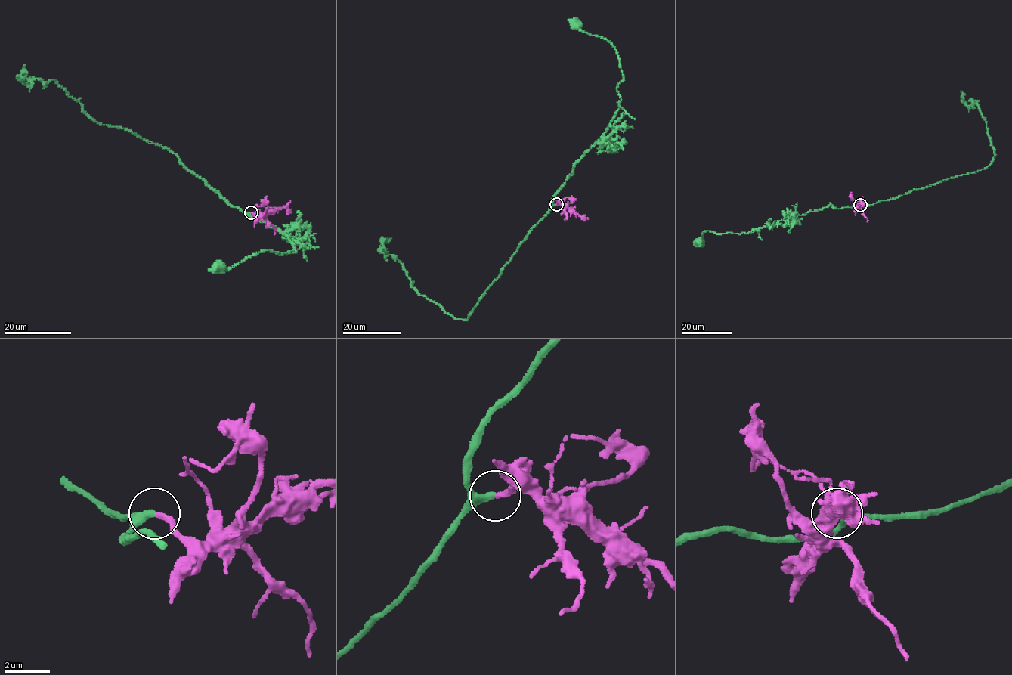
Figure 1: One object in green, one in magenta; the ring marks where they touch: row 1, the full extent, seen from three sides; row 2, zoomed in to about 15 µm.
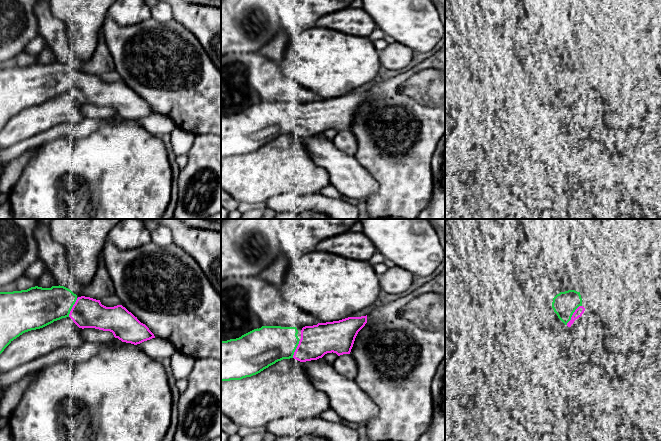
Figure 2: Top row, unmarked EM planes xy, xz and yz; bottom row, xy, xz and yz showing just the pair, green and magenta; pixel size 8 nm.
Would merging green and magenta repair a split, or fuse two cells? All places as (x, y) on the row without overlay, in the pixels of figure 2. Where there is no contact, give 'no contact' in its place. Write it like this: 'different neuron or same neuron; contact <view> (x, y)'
same neuron; contact yz (572, 90)

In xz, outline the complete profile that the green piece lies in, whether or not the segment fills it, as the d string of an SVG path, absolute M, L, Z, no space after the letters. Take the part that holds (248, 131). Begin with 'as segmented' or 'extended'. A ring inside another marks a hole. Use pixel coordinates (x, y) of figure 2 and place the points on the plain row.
extended | M367 91L305 102L300 115L296 103L262 102L239 114L221 117L221 158L251 153L283 135L294 134L306 138L332 128L338 132L350 130L358 108L366 99Z

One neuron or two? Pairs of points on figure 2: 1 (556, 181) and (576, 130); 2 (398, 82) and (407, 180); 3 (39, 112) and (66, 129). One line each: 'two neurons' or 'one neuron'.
1: two neurons
2: one neuron
3: two neurons

